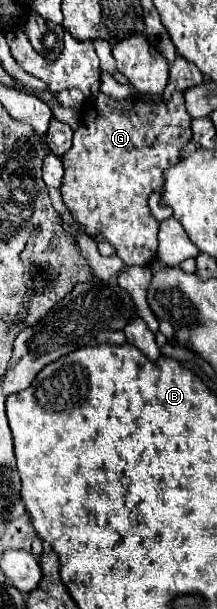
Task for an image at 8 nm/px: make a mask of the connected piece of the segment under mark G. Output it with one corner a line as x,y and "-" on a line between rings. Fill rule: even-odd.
176,92
168,102
142,102
136,98
112,100
100,94
96,100
86,100
82,108
80,128
74,132
72,148
62,156
64,180
60,186
62,200
74,222
64,222
64,232
76,240
78,226
96,242
106,240
126,266
150,266
156,260
158,222
148,208
148,196
164,186
164,172
176,166
182,158
182,148
192,138
190,116
184,108
182,92

